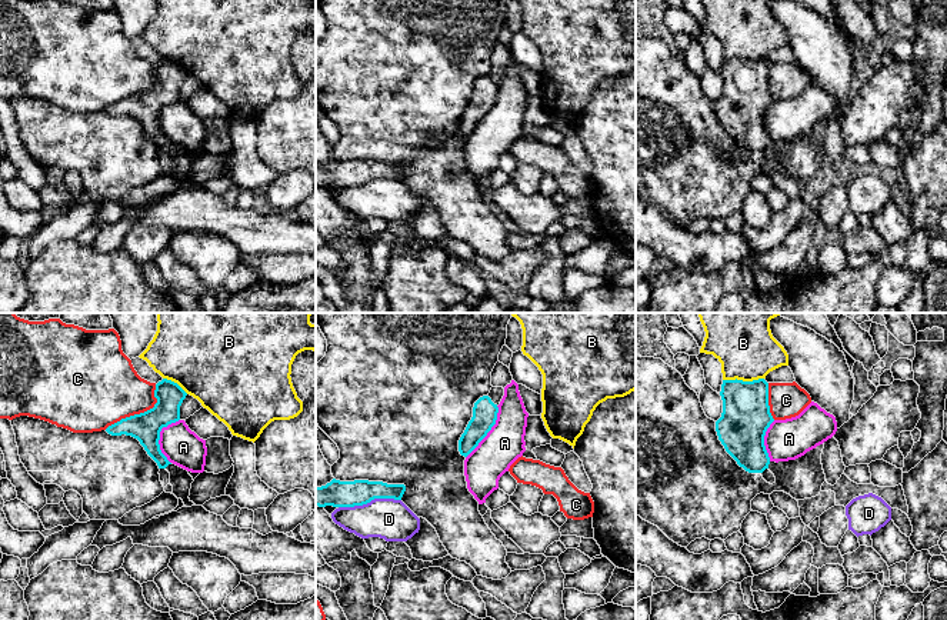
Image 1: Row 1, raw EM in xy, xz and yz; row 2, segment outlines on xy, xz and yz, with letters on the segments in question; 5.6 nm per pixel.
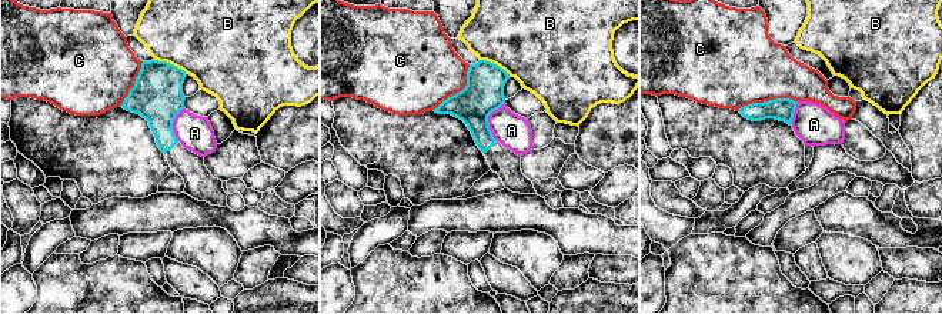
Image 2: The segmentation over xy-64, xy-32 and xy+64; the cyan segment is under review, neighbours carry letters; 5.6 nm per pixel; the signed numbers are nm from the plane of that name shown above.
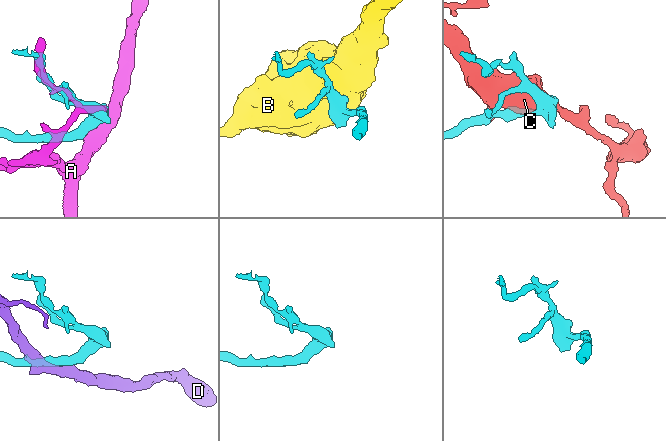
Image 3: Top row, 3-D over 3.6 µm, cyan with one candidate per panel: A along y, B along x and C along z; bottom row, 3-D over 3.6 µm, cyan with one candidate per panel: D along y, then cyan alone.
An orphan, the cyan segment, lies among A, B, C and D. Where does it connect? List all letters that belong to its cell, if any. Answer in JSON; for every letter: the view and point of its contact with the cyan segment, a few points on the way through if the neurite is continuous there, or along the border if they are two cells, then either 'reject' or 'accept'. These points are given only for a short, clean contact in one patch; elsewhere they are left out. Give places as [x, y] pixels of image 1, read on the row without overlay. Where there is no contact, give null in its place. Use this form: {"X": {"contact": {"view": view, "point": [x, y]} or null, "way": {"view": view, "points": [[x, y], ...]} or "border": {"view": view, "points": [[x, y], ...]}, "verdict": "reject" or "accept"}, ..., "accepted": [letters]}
{"A": {"contact": {"view": "xy", "point": [159, 117]}, "verdict": "reject"}, "B": {"contact": {"view": "yz", "point": [742, 60]}, "border": {"view": "yz", "points": [[763, 57], [723, 60]]}, "verdict": "reject"}, "C": {"contact": {"view": "xy", "point": [140, 93]}, "verdict": "reject"}, "D": {"contact": {"view": "xz", "point": [369, 182]}, "verdict": "reject"}, "accepted": []}

